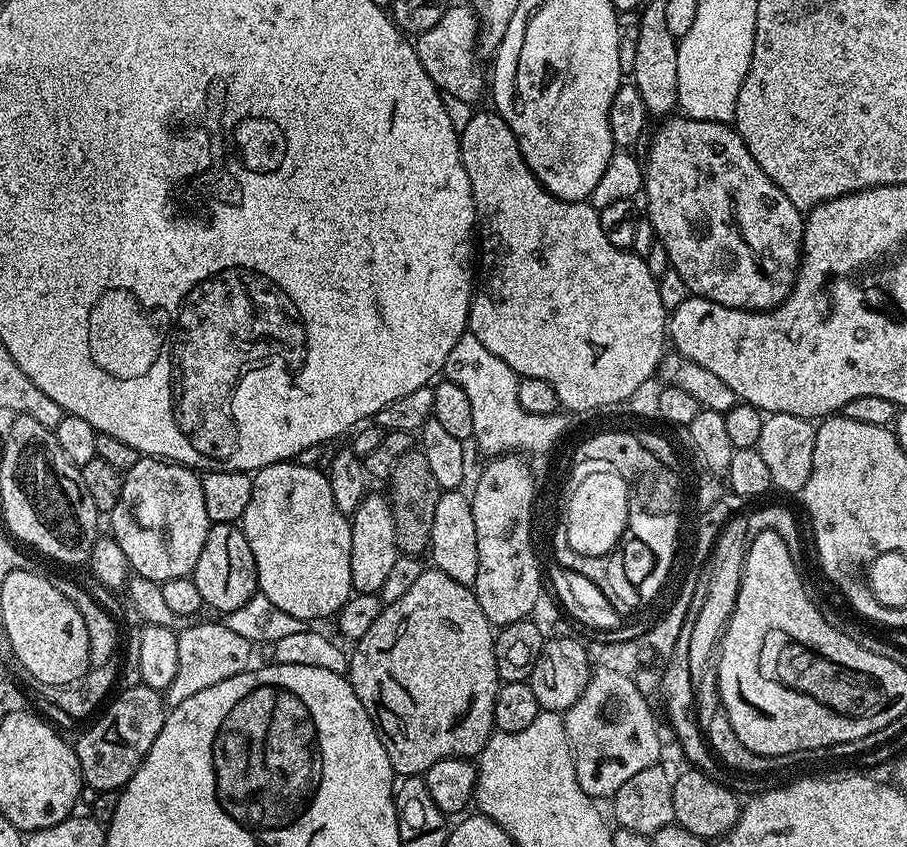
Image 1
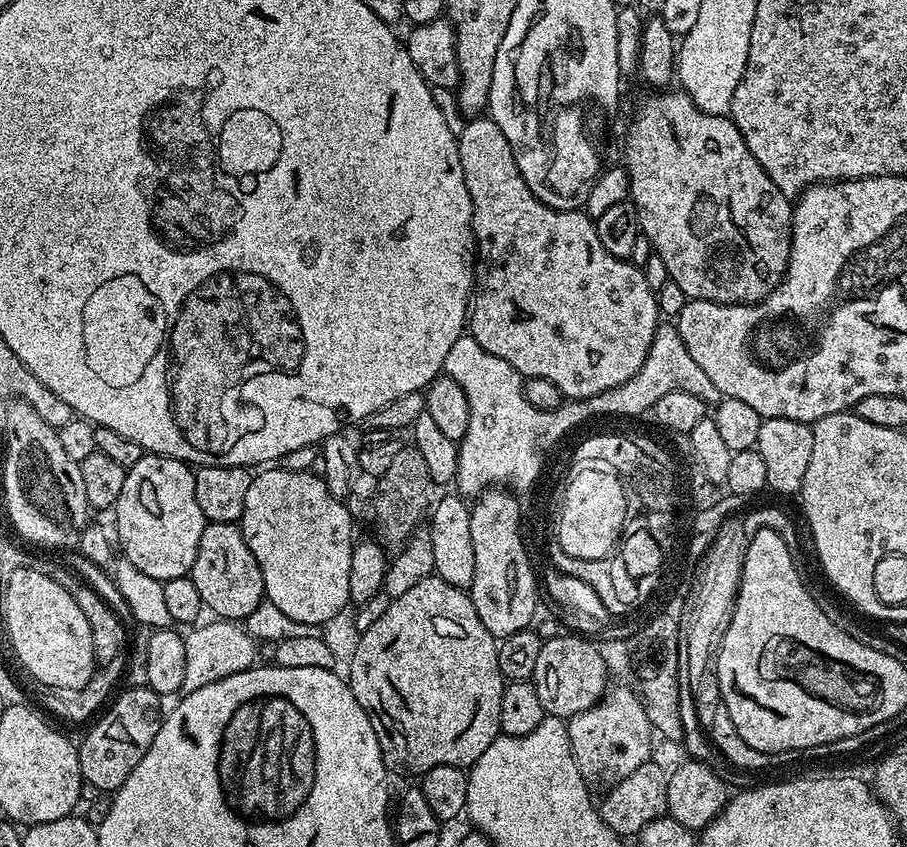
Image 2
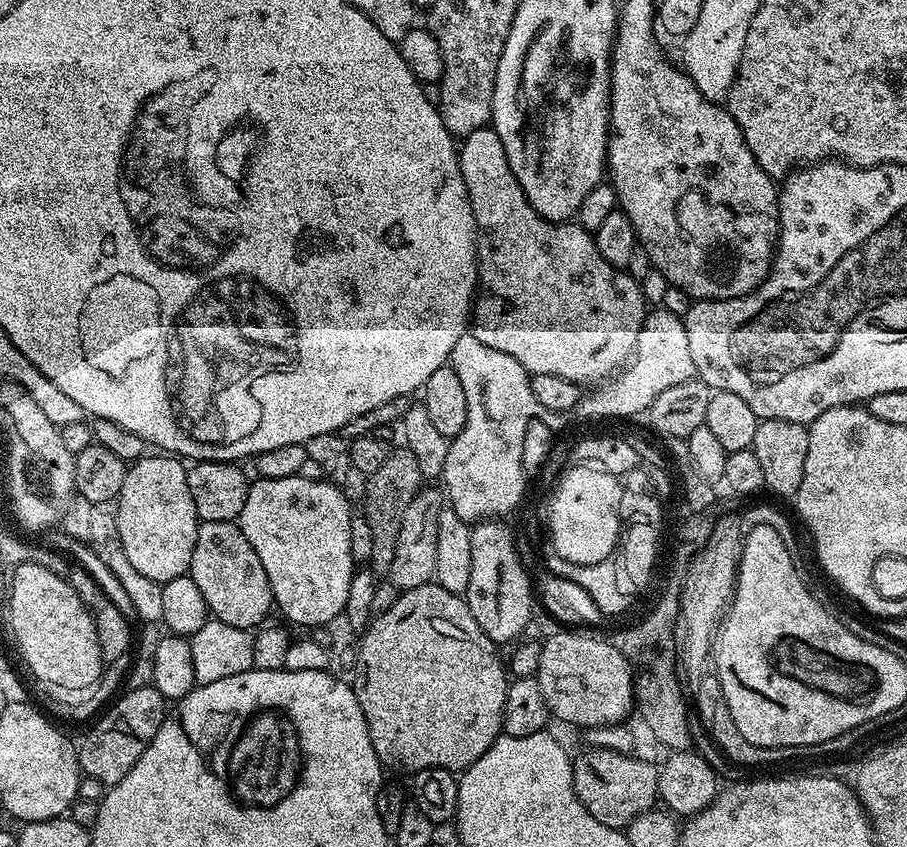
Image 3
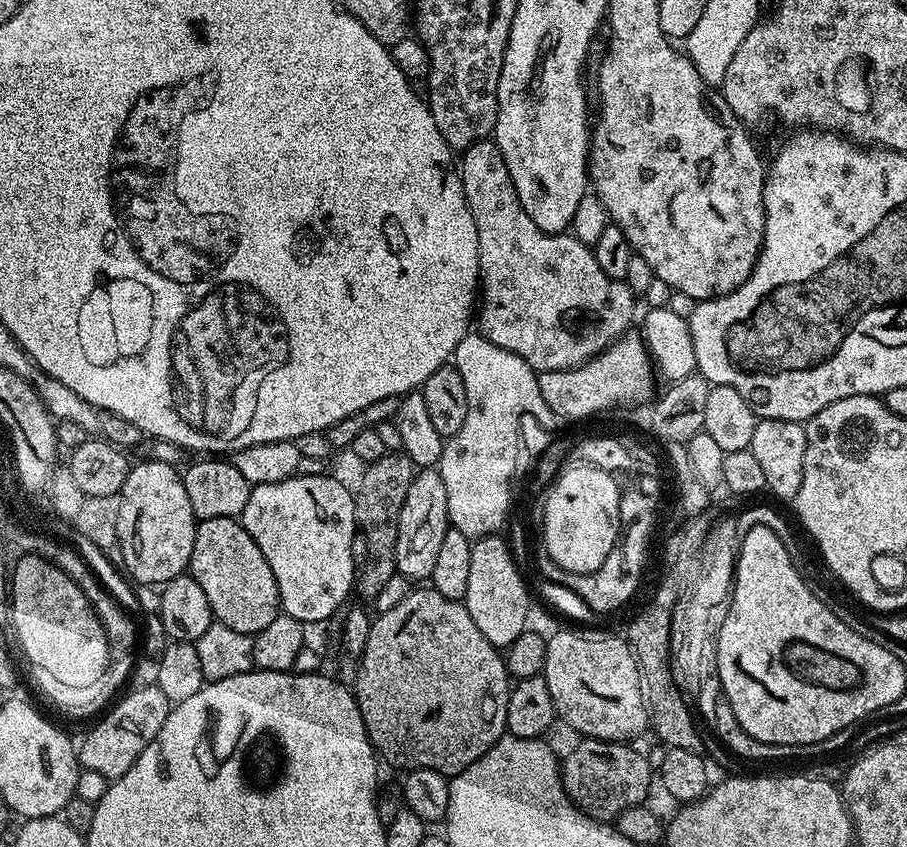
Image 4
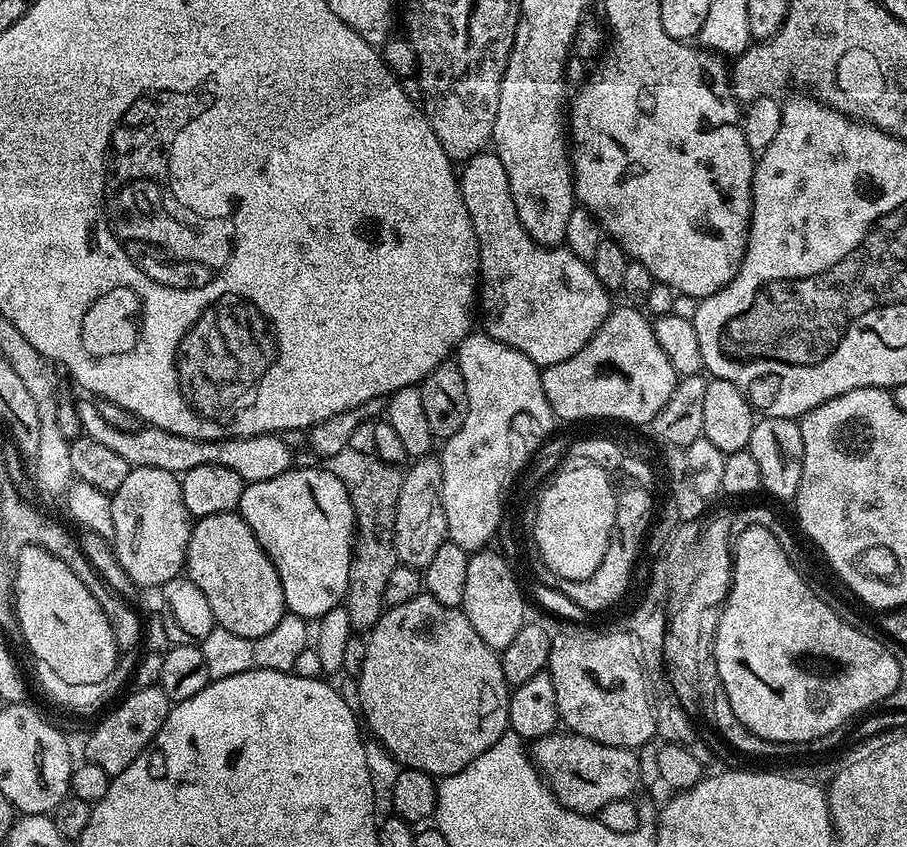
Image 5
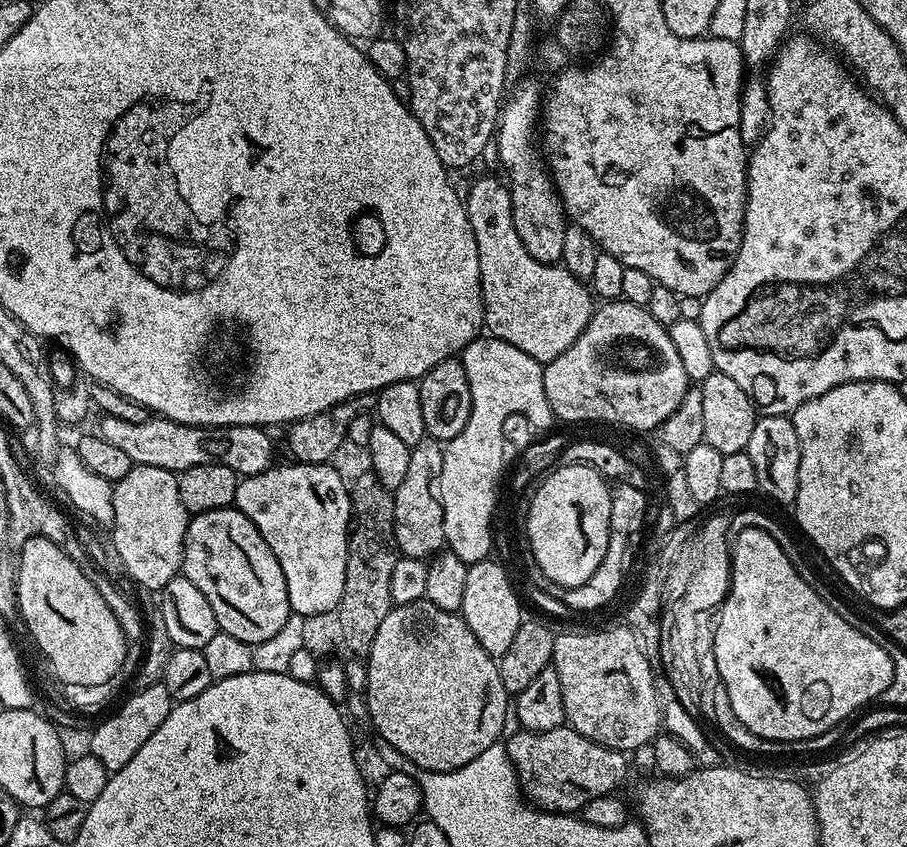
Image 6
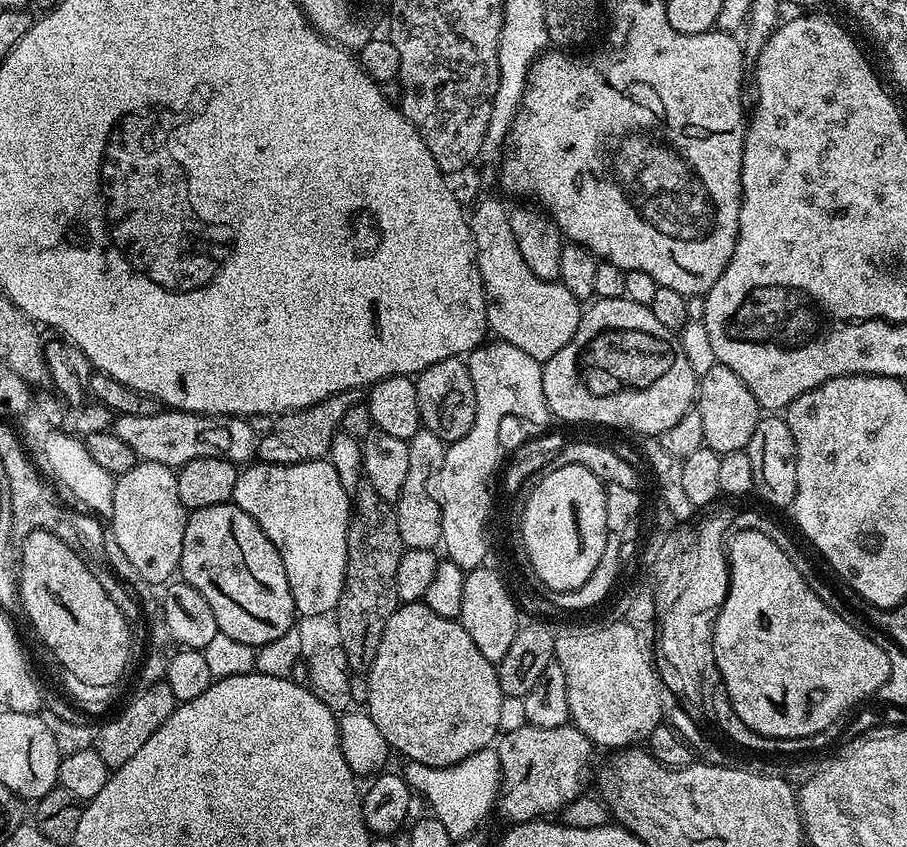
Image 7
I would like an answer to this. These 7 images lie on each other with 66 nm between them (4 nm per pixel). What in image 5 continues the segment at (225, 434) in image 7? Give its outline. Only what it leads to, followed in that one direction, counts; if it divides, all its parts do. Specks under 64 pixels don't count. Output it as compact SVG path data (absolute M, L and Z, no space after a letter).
M84 398L75 405L78 418L81 419L83 435L94 438L94 442L102 442L109 450L114 450L132 468L153 468L154 470L170 470L183 474L194 470L194 466L217 464L234 470L244 481L249 484L266 482L266 478L278 478L278 474L288 471L293 467L294 449L283 442L279 434L267 432L257 436L243 436L229 440L195 440L184 438L182 434L172 434L170 430L162 430L151 426L141 426L137 432L122 430L118 426L110 426L102 413L98 411L96 400Z

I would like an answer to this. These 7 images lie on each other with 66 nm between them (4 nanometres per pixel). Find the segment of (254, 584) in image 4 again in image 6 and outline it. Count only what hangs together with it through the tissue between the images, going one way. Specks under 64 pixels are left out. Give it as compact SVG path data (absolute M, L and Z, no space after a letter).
M235 506L198 512L189 519L182 574L206 594L220 631L247 644L255 646L273 637L293 613L274 550Z

